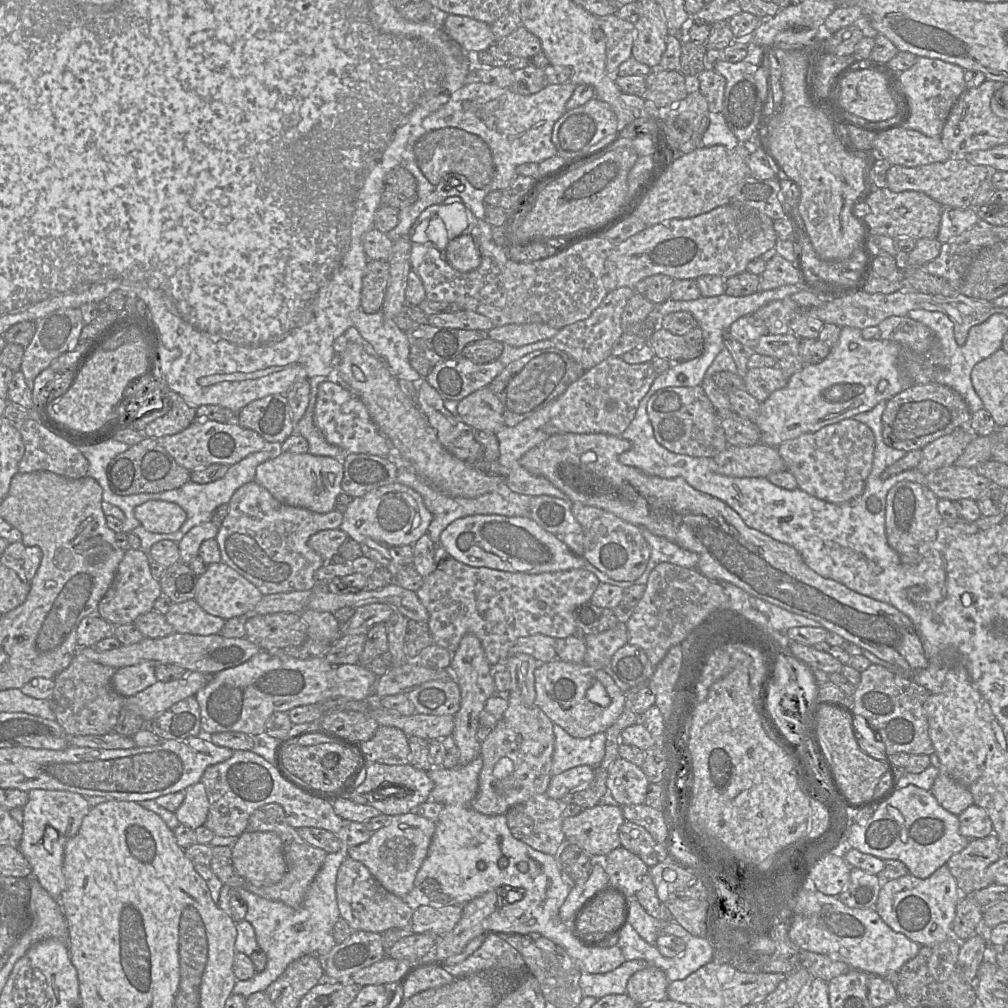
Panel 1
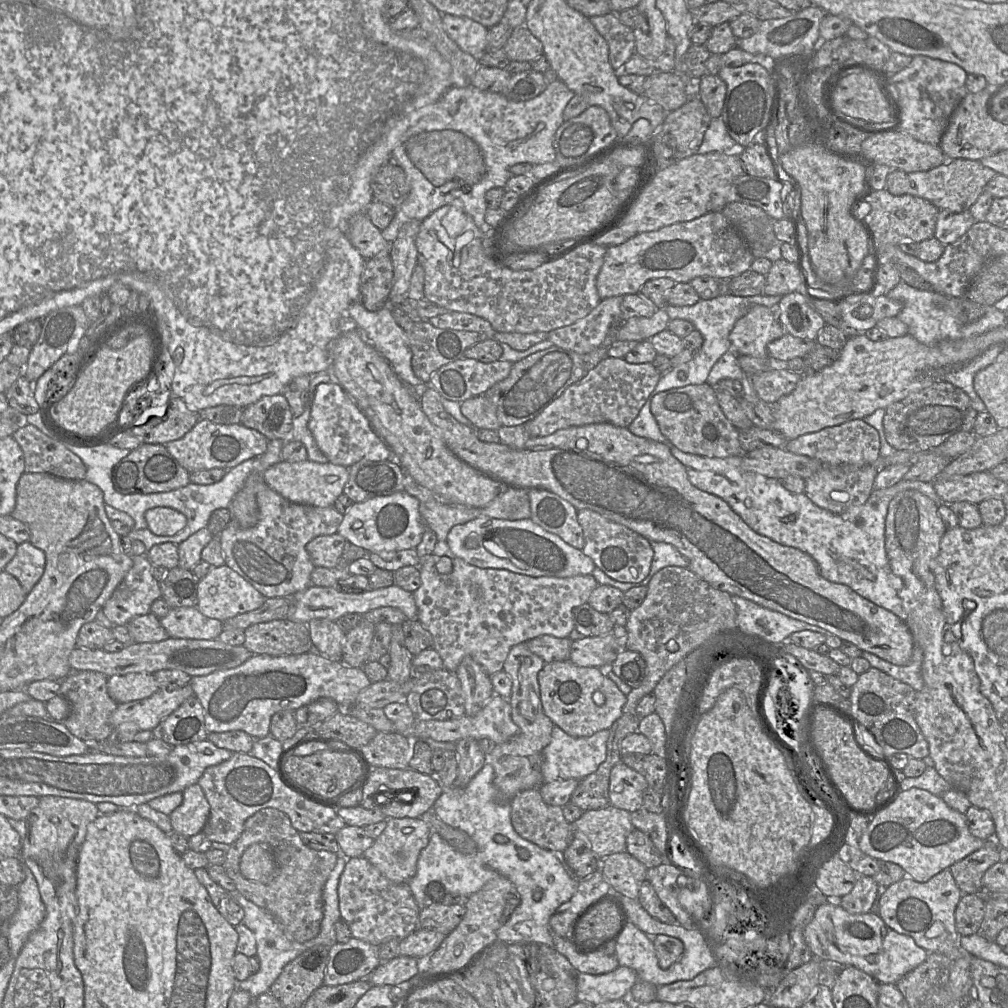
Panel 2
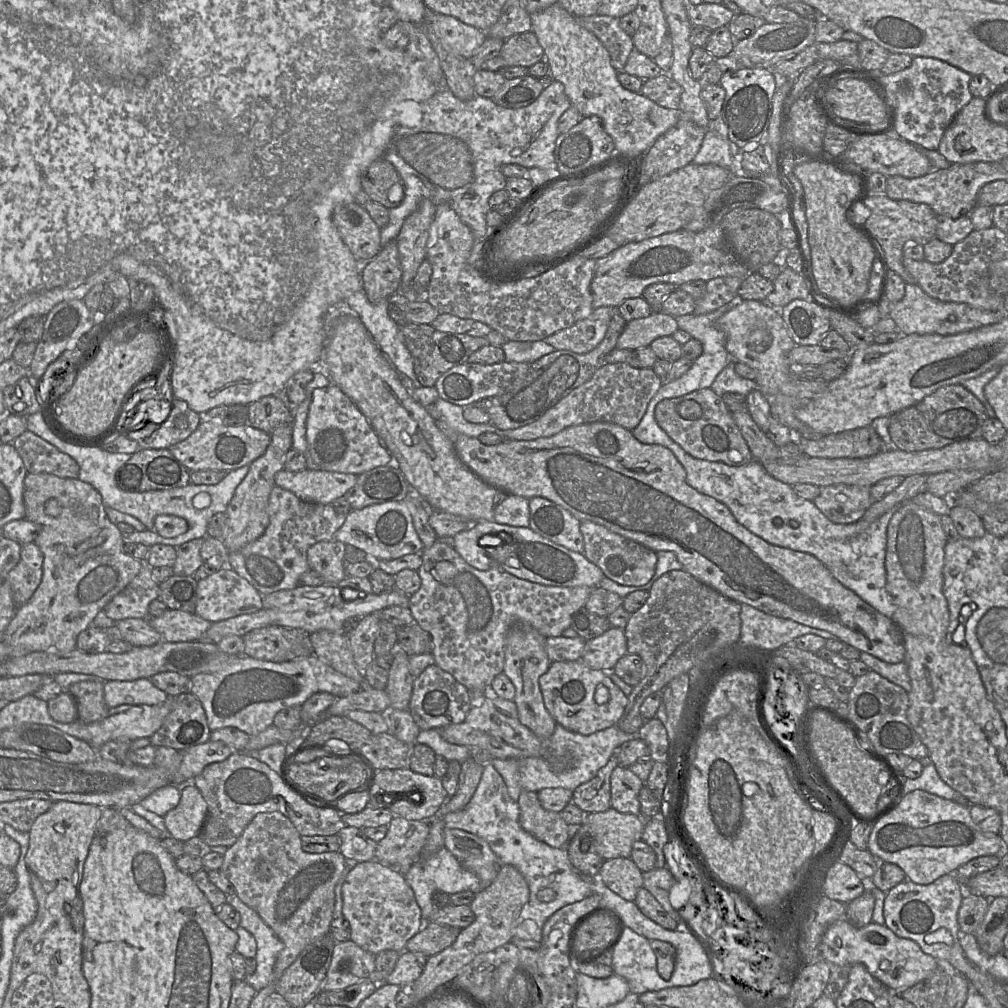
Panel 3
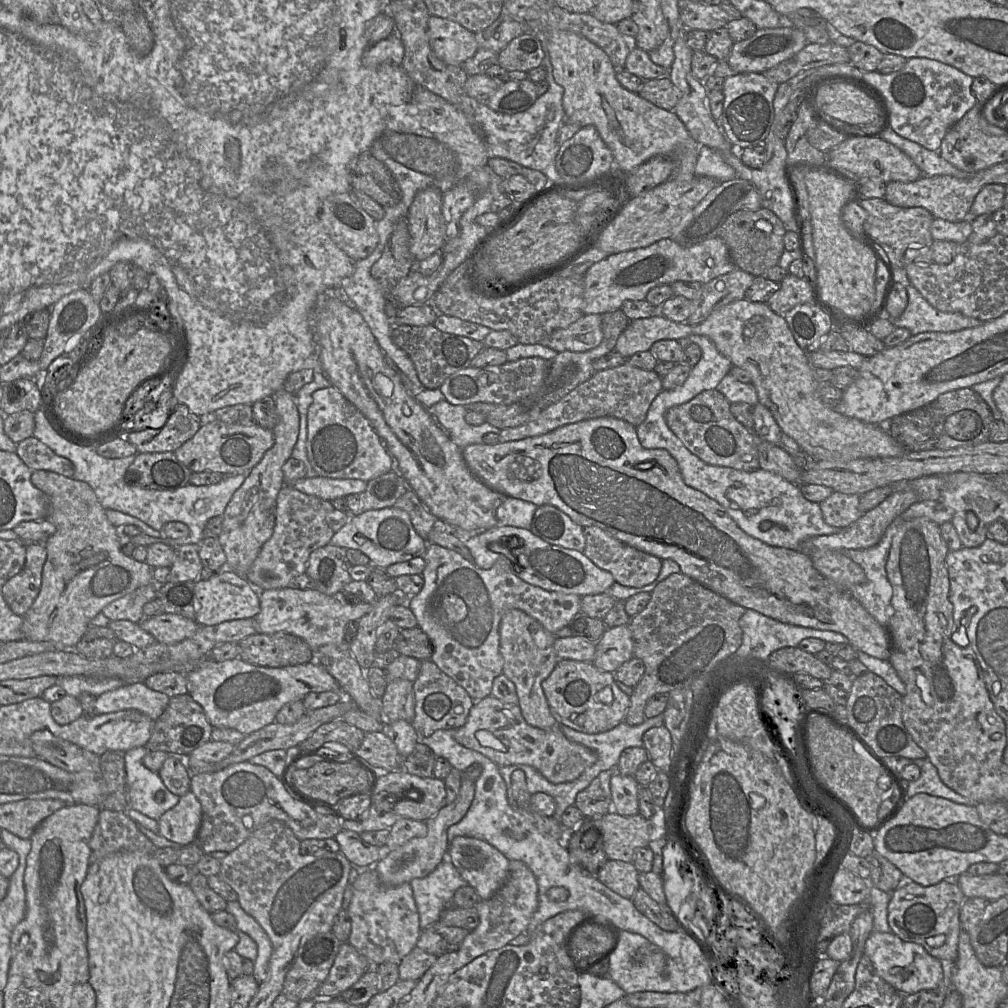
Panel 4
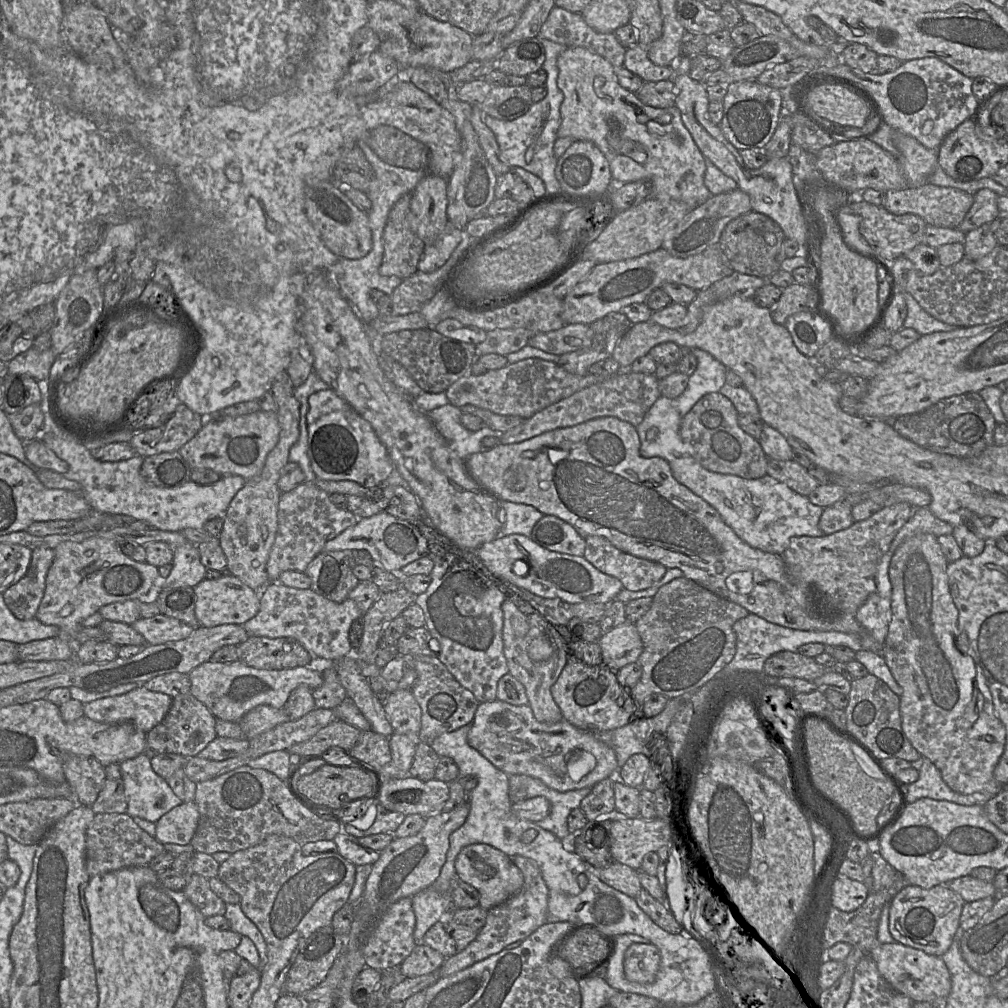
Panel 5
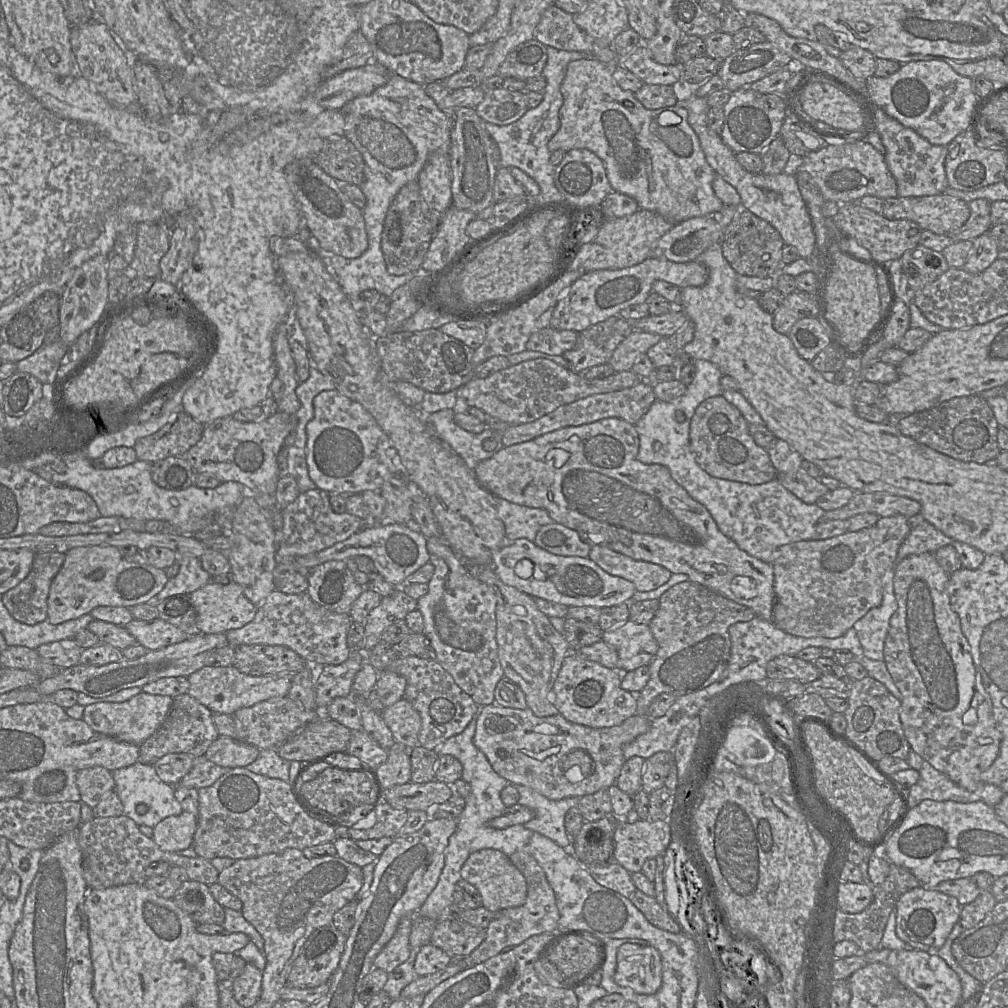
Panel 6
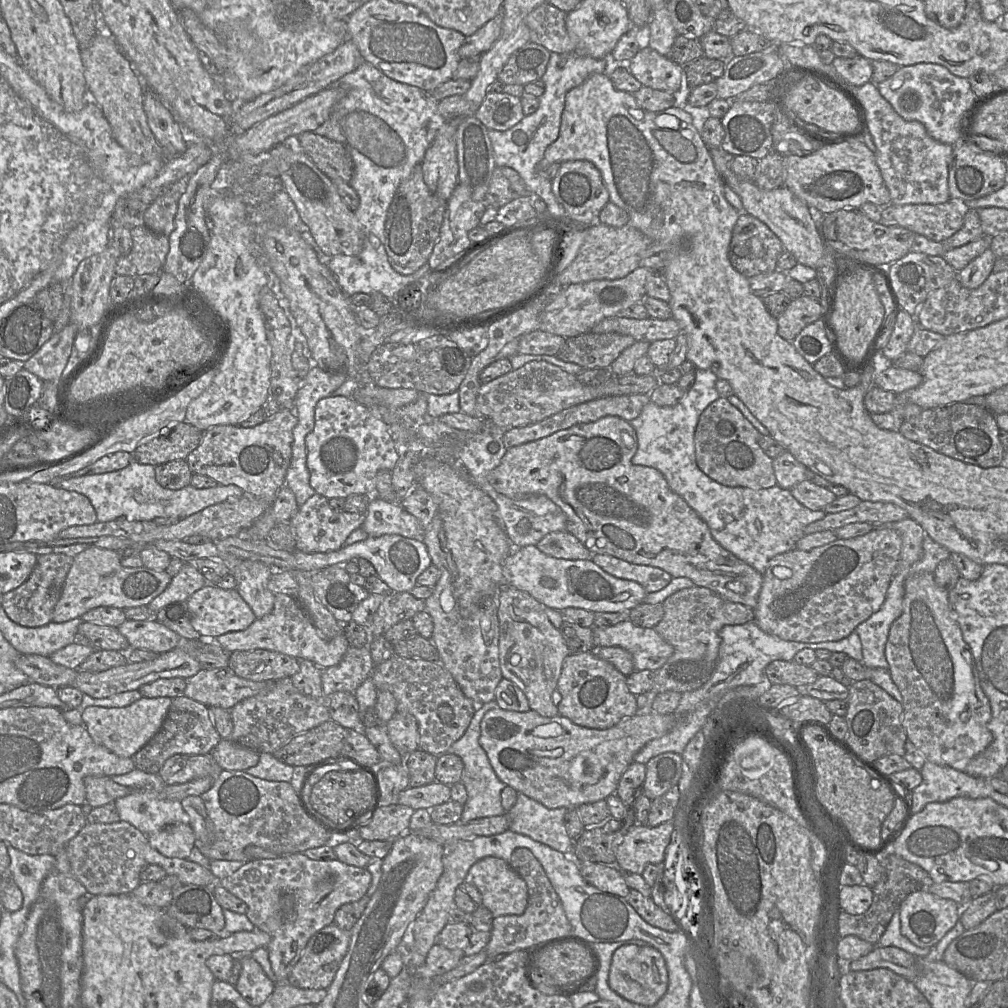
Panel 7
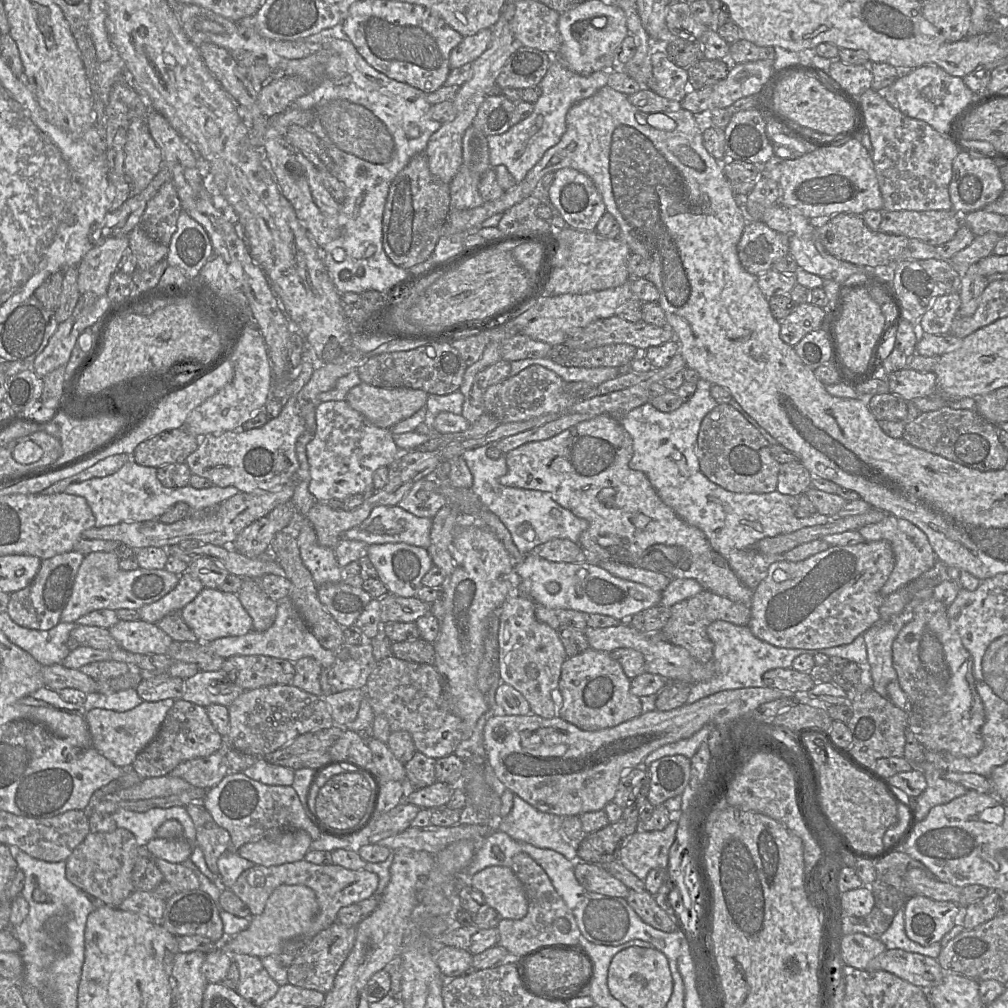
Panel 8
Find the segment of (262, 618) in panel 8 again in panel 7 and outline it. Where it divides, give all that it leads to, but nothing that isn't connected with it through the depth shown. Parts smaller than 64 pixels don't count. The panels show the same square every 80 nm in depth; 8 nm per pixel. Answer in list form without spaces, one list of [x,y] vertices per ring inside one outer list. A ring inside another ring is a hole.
[[[242,560],[230,569],[236,582],[236,589],[249,605],[256,618],[269,614],[274,607],[275,594],[268,589],[268,580],[272,575],[271,567],[252,560]]]

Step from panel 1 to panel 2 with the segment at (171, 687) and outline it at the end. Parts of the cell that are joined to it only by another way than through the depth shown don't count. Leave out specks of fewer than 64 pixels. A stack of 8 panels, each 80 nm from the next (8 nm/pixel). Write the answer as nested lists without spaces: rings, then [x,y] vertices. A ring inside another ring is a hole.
[[[190,683],[171,691],[159,689],[148,698],[118,704],[109,718],[109,723],[115,728],[124,722],[133,722],[140,731],[152,731],[193,695]]]

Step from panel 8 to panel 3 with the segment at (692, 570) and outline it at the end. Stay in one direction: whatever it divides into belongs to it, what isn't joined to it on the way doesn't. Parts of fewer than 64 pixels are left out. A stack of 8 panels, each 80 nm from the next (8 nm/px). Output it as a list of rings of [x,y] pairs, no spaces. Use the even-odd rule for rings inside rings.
[[[592,422],[571,426],[552,436],[537,438],[534,440],[504,439],[503,442],[497,445],[484,445],[478,438],[469,437],[464,434],[453,434],[453,445],[459,453],[460,461],[489,485],[494,486],[507,494],[517,495],[527,499],[536,496],[546,498],[565,508],[580,522],[591,521],[600,524],[610,531],[637,542],[655,552],[671,551],[675,553],[677,559],[683,565],[683,570],[688,572],[699,582],[711,587],[731,600],[740,604],[750,605],[772,616],[790,619],[812,628],[828,631],[843,643],[855,647],[860,652],[867,652],[887,663],[899,663],[905,658],[906,650],[902,632],[891,618],[888,618],[877,611],[870,604],[862,600],[856,593],[835,579],[826,566],[813,555],[785,547],[775,546],[766,542],[741,525],[725,504],[711,496],[699,493],[696,489],[688,485],[686,482],[686,471],[684,467],[672,451],[665,446],[658,444],[643,444],[633,436],[632,431],[617,424],[606,422]]]

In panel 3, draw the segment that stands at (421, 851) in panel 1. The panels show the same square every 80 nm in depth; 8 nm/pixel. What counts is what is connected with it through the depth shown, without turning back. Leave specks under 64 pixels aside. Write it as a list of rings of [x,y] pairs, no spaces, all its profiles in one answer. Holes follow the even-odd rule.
[[[393,817],[388,824],[385,837],[377,843],[374,860],[399,870],[405,876],[411,865],[421,857],[421,851],[429,836],[429,832],[429,821]]]

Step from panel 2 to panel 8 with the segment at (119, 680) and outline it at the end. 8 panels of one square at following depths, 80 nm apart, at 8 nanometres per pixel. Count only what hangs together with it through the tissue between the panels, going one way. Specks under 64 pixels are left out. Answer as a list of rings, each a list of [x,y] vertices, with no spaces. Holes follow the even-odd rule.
[[[173,699],[157,702],[142,701],[126,712],[94,708],[85,715],[85,720],[92,738],[92,746],[114,765],[131,768],[137,754],[141,752],[156,736],[167,712],[174,704]]]

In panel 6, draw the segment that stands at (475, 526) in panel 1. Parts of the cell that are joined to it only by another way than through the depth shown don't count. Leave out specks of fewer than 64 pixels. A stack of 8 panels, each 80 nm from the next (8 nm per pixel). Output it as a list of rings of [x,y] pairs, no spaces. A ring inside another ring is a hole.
[[[520,538],[507,542],[493,554],[492,568],[506,585],[526,593],[567,607],[592,606],[599,609],[628,603],[635,594],[634,584],[602,570],[588,557],[560,556],[552,554],[534,542]]]

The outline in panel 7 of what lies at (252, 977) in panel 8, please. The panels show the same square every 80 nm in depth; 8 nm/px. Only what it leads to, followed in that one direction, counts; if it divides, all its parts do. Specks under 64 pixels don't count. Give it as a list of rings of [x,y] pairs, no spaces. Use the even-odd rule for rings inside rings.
[[[251,956],[240,958],[242,970],[235,985],[240,995],[252,1006],[266,1006],[276,984]]]

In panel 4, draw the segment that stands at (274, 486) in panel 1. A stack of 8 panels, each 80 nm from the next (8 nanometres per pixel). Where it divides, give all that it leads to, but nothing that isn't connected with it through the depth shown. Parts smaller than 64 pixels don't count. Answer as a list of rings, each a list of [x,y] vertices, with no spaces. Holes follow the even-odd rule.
[[[315,476],[296,480],[290,486],[304,494],[332,501],[336,498],[363,492],[366,488],[366,482],[360,479],[337,479]]]

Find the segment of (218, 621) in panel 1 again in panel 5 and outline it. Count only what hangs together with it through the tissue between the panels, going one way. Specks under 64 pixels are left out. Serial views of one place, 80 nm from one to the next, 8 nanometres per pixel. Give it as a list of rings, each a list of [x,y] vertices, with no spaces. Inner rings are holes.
[[[161,613],[151,618],[140,617],[131,626],[144,637],[147,645],[183,640],[194,630],[189,625]]]

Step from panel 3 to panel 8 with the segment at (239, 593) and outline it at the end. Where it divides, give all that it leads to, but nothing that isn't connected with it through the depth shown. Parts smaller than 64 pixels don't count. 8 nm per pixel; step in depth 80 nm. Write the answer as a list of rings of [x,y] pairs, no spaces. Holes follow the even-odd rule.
[[[203,588],[201,592],[181,609],[183,621],[196,635],[197,640],[210,643],[218,638],[242,636],[253,629],[252,619],[235,593],[219,589]]]

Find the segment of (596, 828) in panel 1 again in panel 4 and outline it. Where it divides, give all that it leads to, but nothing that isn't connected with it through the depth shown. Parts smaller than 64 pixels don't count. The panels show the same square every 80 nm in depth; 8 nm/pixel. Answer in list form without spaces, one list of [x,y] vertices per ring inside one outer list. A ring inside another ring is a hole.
[[[610,811],[600,816],[603,849],[609,860],[633,862],[637,848],[648,847],[653,824],[640,814],[621,816]]]

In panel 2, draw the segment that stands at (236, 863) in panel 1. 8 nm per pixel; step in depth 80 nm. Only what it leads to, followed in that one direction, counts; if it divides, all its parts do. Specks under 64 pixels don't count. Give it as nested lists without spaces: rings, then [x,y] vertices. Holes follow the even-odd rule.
[[[252,844],[242,854],[239,868],[244,878],[262,884],[270,883],[278,874],[278,866],[268,846]]]

